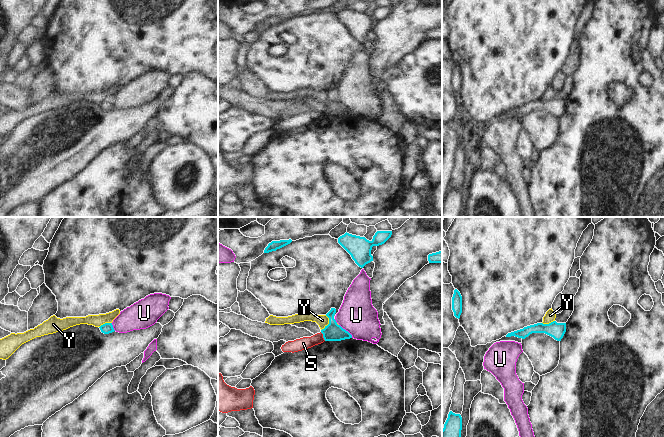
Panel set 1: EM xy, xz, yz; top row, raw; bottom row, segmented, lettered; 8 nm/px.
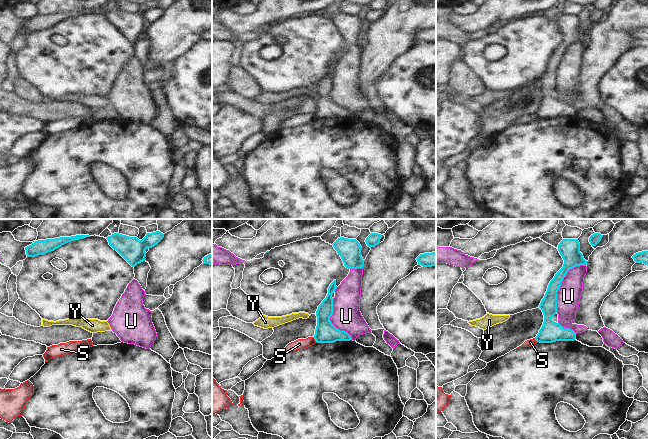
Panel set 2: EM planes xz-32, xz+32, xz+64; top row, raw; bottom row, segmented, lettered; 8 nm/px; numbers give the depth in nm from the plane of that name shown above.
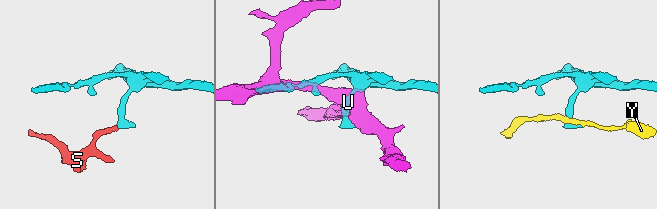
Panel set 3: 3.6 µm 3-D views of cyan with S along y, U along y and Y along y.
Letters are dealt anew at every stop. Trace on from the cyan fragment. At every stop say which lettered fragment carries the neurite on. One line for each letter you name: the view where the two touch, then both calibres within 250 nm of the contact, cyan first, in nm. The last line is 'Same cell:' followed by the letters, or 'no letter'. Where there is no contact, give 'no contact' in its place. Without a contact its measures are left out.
Same cell: no letter

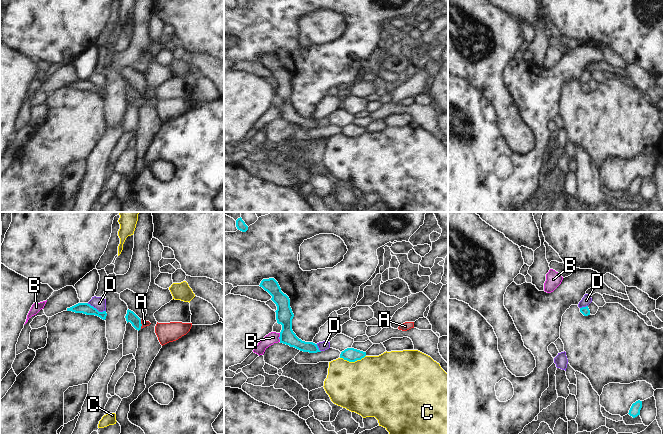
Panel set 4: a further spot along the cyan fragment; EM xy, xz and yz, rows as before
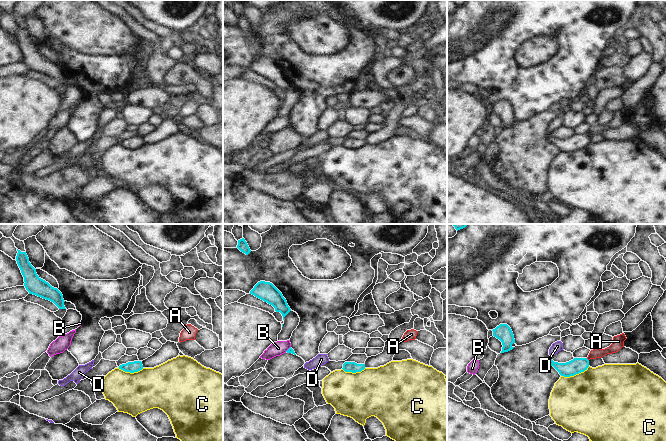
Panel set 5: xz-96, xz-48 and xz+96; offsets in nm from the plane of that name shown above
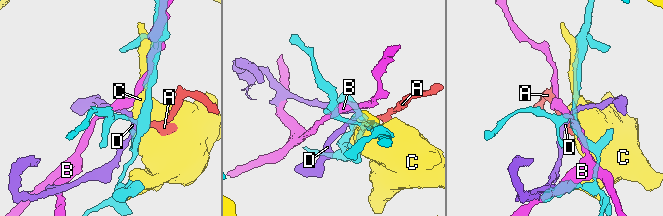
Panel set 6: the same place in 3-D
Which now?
A: meets cyan in xy; 90 nm thick on the cyan side, 50 nm on the other
Same cell: A

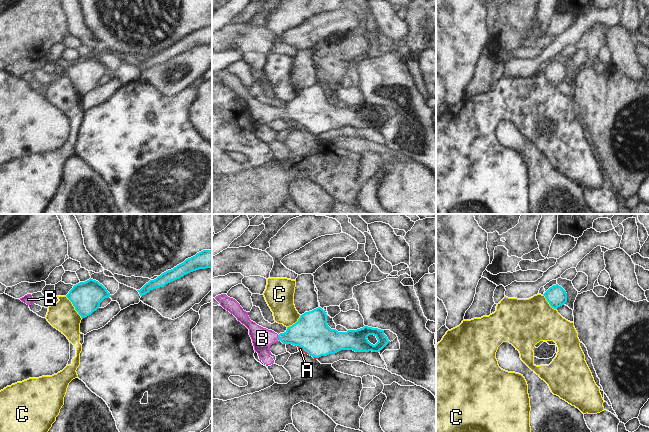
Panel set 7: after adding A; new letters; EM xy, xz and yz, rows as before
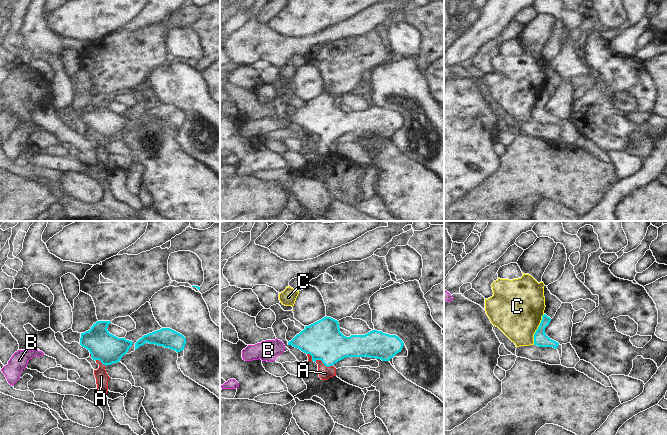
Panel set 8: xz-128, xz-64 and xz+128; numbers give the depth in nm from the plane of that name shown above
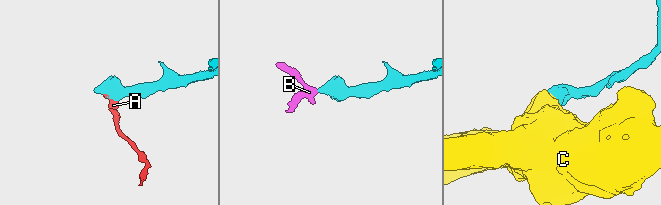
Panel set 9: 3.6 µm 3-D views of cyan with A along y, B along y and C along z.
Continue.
A: meets cyan in xz; 300 nm thick on the cyan side, 40 nm on the other
B: meets cyan in xz; 260 nm thick on the cyan side, 170 nm on the other
Same cell: A, B

